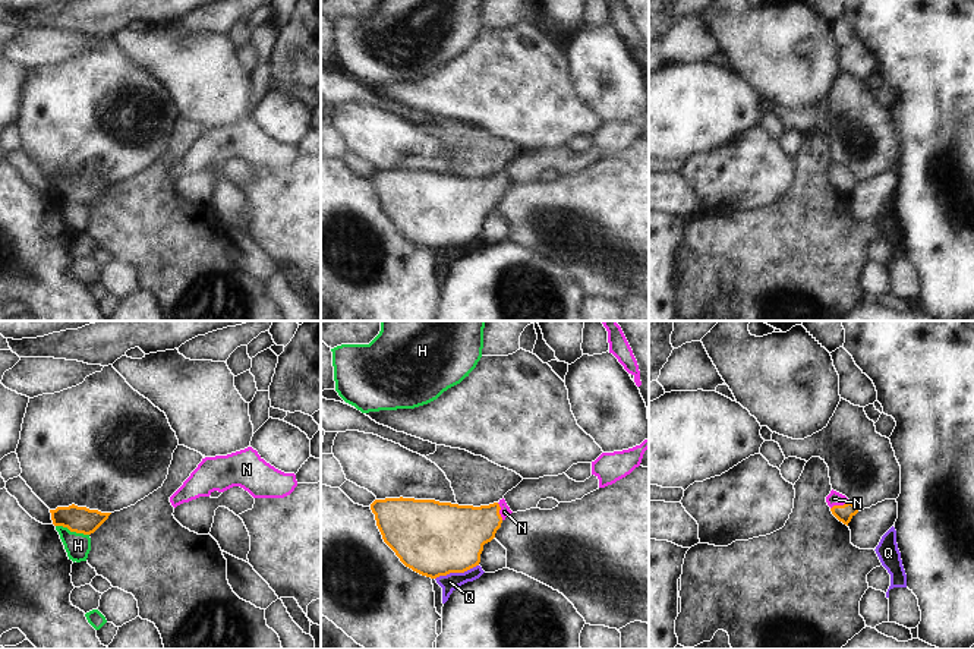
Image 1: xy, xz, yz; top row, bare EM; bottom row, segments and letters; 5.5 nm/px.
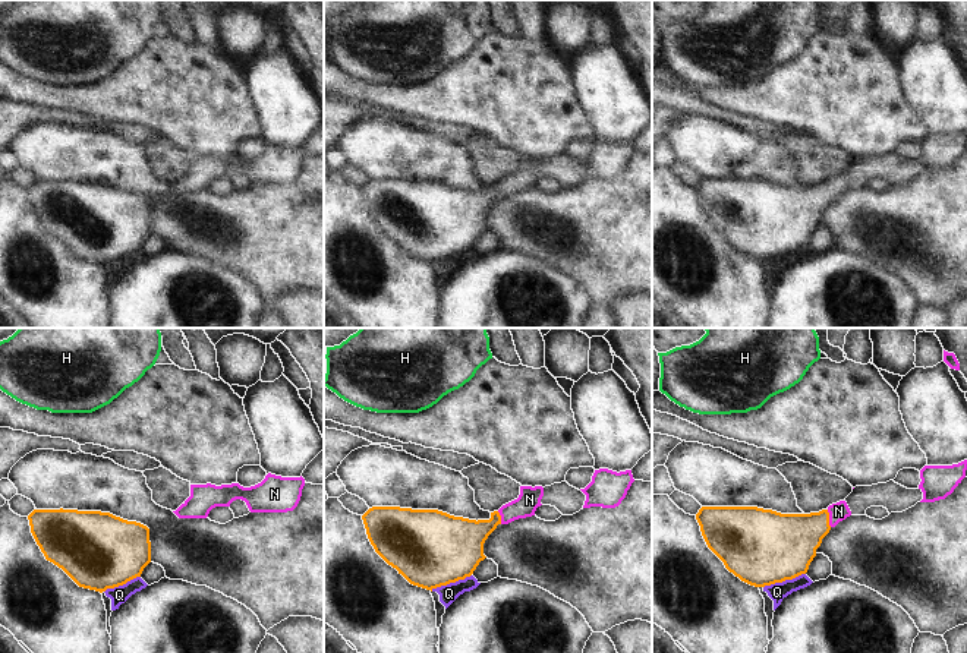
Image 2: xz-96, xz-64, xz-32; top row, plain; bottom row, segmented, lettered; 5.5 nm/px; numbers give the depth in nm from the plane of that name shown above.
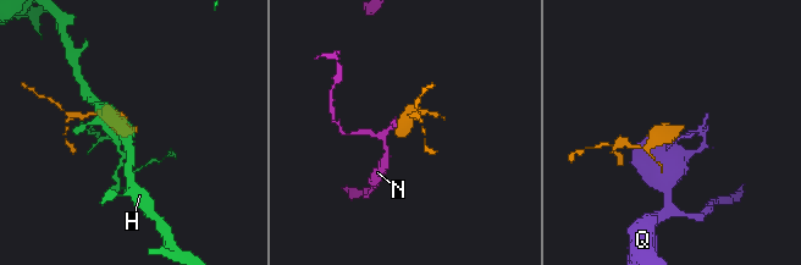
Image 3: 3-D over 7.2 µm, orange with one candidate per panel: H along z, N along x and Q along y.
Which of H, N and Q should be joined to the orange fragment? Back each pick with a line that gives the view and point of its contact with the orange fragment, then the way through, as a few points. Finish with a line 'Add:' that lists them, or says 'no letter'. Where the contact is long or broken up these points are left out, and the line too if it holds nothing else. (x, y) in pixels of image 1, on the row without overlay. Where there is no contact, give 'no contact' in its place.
N: yz (839, 177) | across yz (844, 185), (839, 177), (834, 170)
Add: N

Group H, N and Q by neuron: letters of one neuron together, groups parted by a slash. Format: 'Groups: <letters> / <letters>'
Groups: H / N / Q

